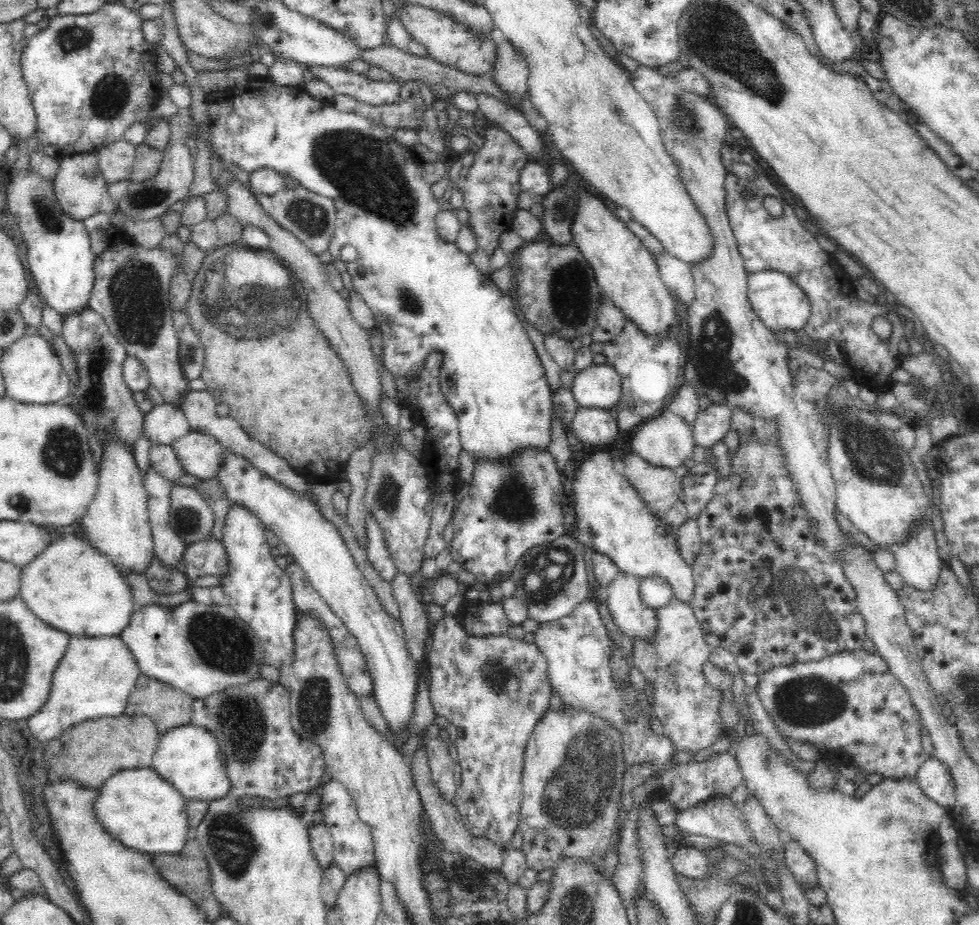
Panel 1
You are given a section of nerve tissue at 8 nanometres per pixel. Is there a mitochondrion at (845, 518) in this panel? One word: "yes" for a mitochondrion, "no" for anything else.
no

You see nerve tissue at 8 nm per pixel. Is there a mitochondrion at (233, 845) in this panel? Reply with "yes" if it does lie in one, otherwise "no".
yes

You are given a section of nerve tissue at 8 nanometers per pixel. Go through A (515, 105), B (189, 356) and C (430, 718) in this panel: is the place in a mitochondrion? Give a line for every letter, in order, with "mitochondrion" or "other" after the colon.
A: other
B: mitochondrion
C: other

